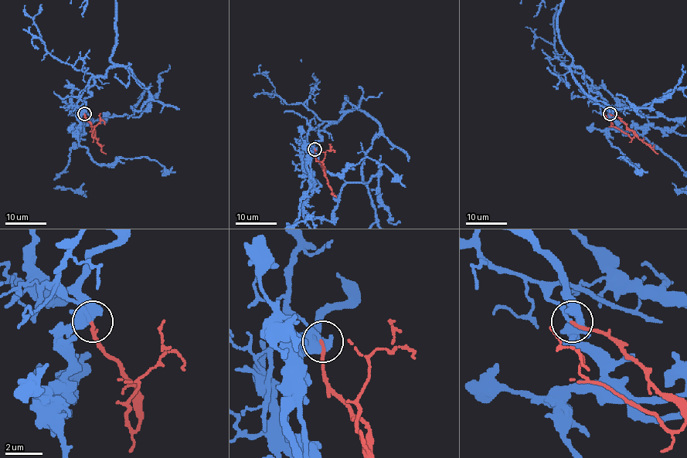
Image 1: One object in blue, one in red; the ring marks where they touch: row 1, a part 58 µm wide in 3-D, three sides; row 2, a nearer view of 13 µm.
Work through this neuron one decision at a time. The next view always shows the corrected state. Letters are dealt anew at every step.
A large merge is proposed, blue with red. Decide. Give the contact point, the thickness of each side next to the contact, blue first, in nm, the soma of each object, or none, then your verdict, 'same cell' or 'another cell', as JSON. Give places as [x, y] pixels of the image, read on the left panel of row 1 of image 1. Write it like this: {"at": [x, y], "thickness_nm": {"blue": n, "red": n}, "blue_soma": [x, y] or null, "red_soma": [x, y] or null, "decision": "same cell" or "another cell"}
{"at": [84, 113], "thickness_nm": {"blue": 100, "red": 150}, "blue_soma": null, "red_soma": null, "decision": "same cell"}

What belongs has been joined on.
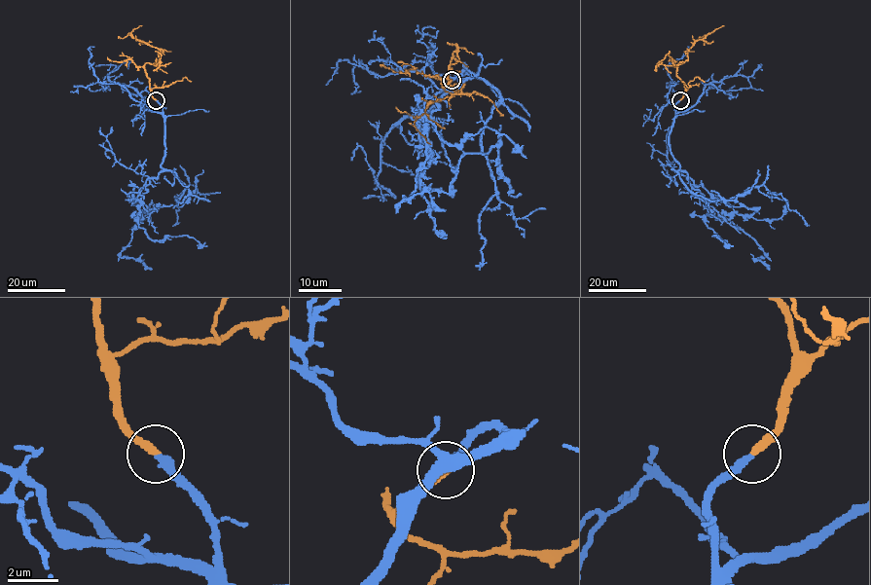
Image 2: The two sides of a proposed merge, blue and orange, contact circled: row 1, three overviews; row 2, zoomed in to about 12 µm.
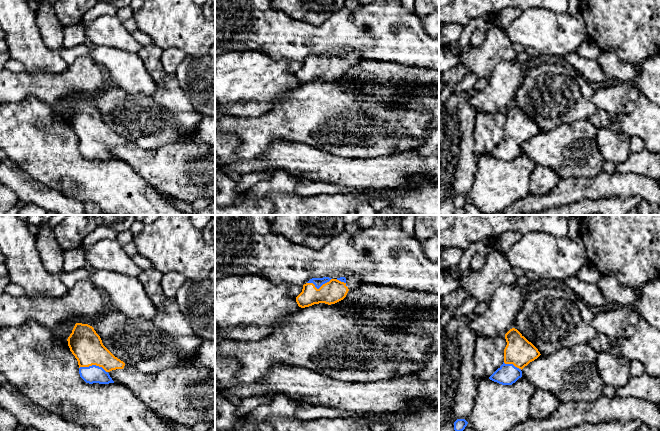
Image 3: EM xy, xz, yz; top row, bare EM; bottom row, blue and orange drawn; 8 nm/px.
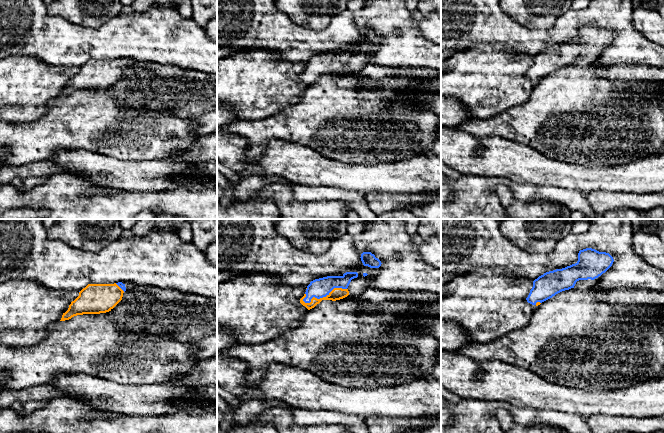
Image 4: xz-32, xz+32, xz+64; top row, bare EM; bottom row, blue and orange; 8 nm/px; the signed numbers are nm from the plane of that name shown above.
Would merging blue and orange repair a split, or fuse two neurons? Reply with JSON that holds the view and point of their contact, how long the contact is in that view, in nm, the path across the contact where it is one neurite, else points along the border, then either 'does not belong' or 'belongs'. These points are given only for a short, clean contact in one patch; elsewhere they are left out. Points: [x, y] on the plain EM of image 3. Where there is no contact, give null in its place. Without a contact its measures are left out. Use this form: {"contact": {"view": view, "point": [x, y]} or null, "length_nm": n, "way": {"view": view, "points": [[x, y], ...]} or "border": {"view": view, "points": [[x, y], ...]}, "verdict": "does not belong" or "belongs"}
{"contact": {"view": "xy", "point": [93, 141]}, "length_nm": 240, "way": {"view": "xy", "points": [[93, 150], [93, 141], [93, 133], [85, 120]]}, "verdict": "belongs"}

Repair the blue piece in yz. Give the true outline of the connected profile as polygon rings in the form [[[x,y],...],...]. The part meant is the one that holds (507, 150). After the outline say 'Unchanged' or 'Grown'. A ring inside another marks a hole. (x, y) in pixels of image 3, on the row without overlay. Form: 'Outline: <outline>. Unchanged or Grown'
Outline: [[[517,105],[505,110],[507,121],[504,125],[503,140],[489,153],[502,161],[512,161],[522,153],[522,145],[541,130]]]. Grown

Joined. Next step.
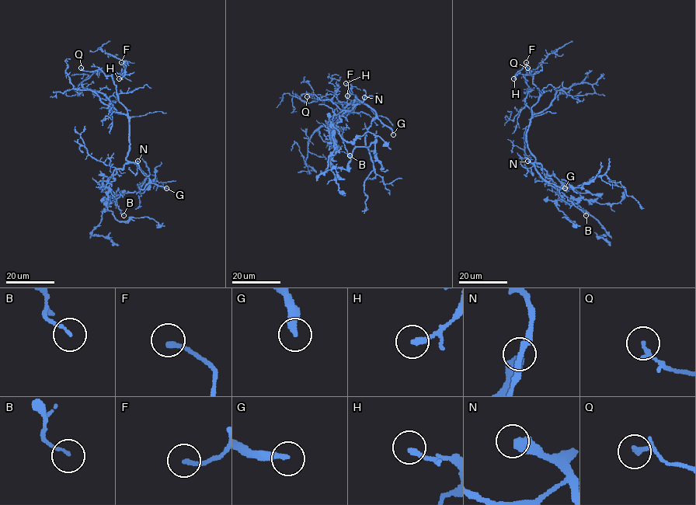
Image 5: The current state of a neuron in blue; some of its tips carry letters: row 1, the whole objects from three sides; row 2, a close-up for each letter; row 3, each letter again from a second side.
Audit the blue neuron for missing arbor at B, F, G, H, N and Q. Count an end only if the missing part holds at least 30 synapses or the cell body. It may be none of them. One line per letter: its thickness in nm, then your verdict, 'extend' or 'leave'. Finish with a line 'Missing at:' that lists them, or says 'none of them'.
B: calibre 120 nm; leave
F: calibre 180 nm; leave
G: calibre 300 nm; extend
H: calibre 220 nm; leave
N: calibre 550 nm; extend
Q: calibre 180 nm; leave
Missing at: G, N

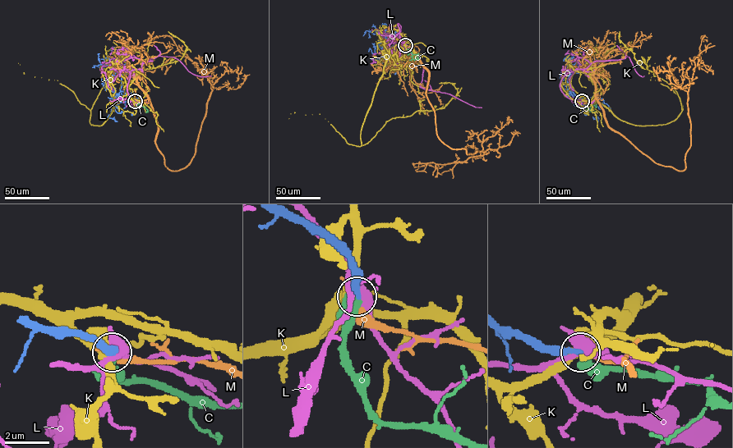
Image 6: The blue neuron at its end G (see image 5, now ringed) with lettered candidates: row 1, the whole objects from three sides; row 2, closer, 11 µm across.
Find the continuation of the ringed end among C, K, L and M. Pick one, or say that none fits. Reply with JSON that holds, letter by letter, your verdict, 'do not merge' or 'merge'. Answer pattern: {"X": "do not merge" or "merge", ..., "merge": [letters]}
{"C": "merge", "K": "do not merge", "L": "do not merge", "M": "do not merge", "merge": ["C"]}

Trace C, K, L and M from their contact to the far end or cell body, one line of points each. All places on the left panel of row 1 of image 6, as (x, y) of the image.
C: (135, 101), (147, 110), (145, 112)
K: (135, 101), (117, 101), (101, 125), (89, 123), (100, 91), (117, 76), (179, 61), (186, 46), (168, 31)
L: (135, 101), (128, 98), (129, 71), (141, 69), (152, 61), (149, 58), (174, 57), (192, 74), (210, 75)
M: (135, 100), (149, 100), (165, 166), (184, 168), (195, 151), (213, 83), (170, 36), (143, 41)

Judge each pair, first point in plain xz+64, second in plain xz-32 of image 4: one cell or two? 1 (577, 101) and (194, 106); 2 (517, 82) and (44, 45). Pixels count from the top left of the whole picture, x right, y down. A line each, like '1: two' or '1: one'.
1: two
2: two

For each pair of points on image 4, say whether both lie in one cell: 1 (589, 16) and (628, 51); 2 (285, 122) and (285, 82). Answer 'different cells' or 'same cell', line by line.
1: same cell
2: different cells

